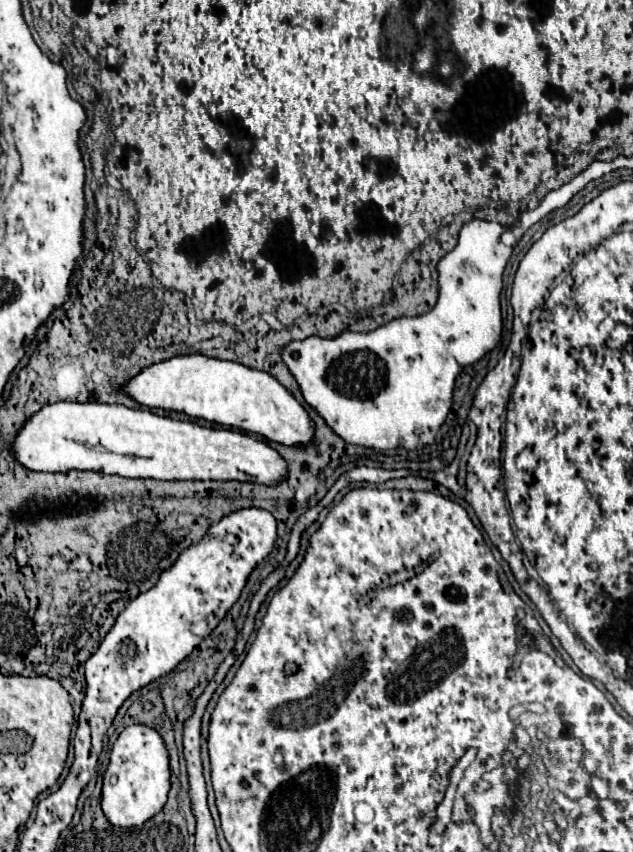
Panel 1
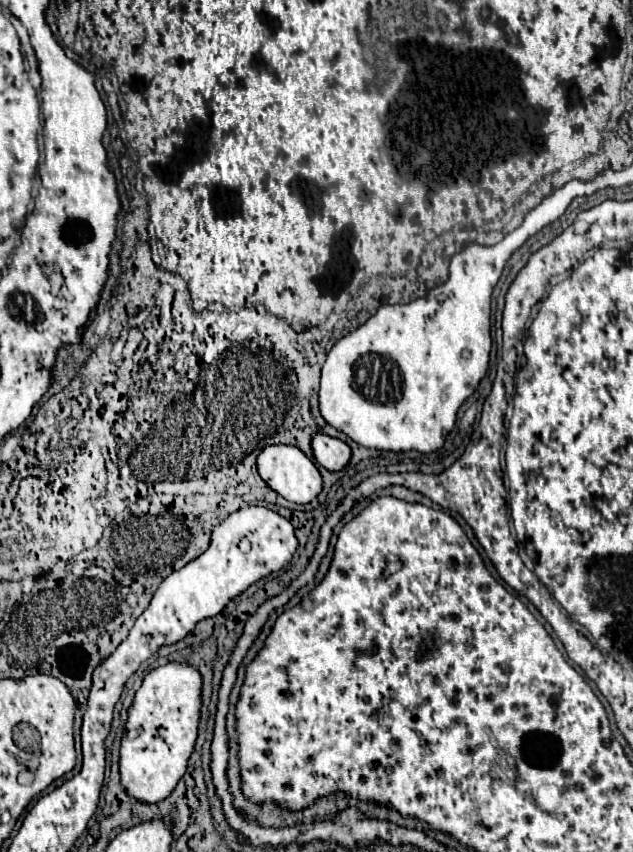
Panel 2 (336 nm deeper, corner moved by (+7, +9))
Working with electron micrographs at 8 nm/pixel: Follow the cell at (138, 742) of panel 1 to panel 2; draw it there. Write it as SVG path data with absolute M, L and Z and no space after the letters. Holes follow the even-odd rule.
M169 662L145 676L129 710L119 758L121 784L133 798L161 802L185 774L199 730L201 688L201 672L187 662Z

